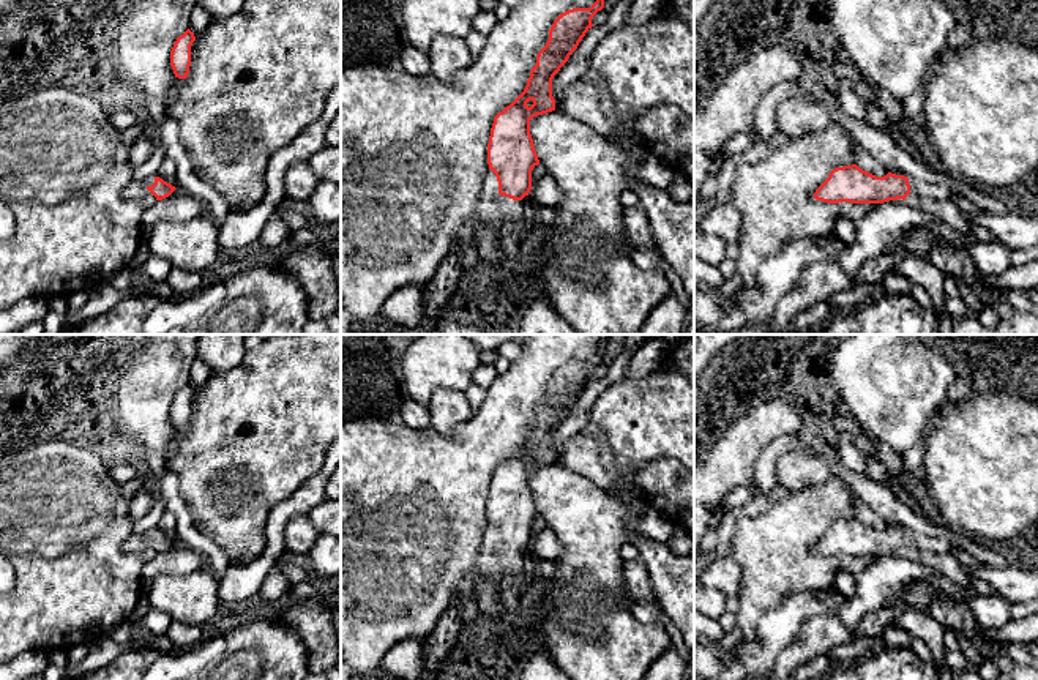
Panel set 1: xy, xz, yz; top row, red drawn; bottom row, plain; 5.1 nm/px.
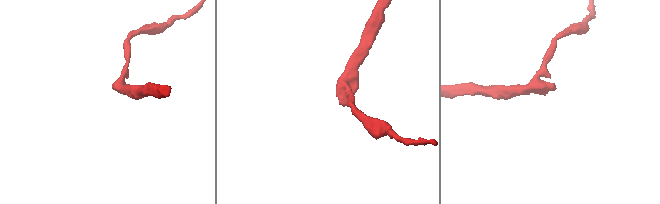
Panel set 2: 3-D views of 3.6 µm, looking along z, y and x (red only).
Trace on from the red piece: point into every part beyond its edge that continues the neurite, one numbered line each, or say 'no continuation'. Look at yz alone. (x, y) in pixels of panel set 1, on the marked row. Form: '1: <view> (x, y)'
1: yz (918, 190)

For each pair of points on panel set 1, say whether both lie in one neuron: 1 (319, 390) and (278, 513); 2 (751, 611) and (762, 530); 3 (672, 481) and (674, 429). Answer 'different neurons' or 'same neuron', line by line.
1: different neurons
2: same neuron
3: different neurons

